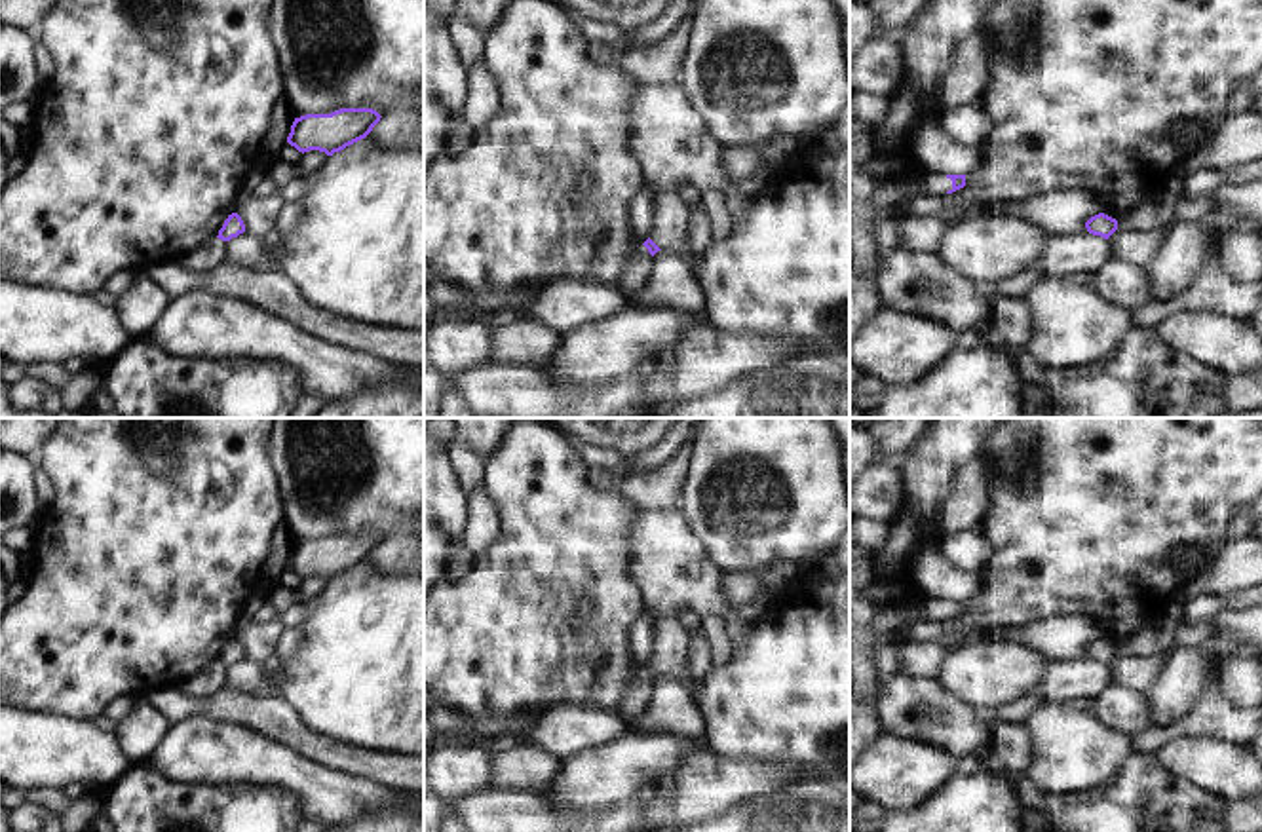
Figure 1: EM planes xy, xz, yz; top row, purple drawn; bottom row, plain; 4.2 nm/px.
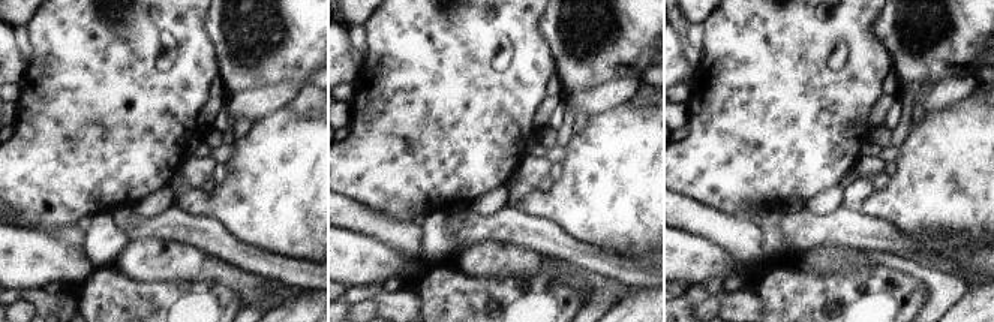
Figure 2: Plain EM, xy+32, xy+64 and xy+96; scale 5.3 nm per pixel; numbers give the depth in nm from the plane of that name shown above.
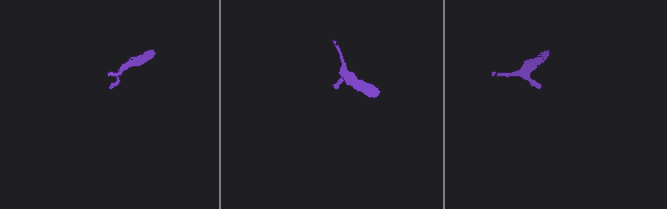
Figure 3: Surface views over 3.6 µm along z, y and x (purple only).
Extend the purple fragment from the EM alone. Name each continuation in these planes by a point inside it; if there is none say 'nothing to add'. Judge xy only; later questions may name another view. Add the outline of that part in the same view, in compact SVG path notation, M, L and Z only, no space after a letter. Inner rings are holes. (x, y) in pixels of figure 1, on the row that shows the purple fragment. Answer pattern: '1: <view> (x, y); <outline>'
nothing to add

